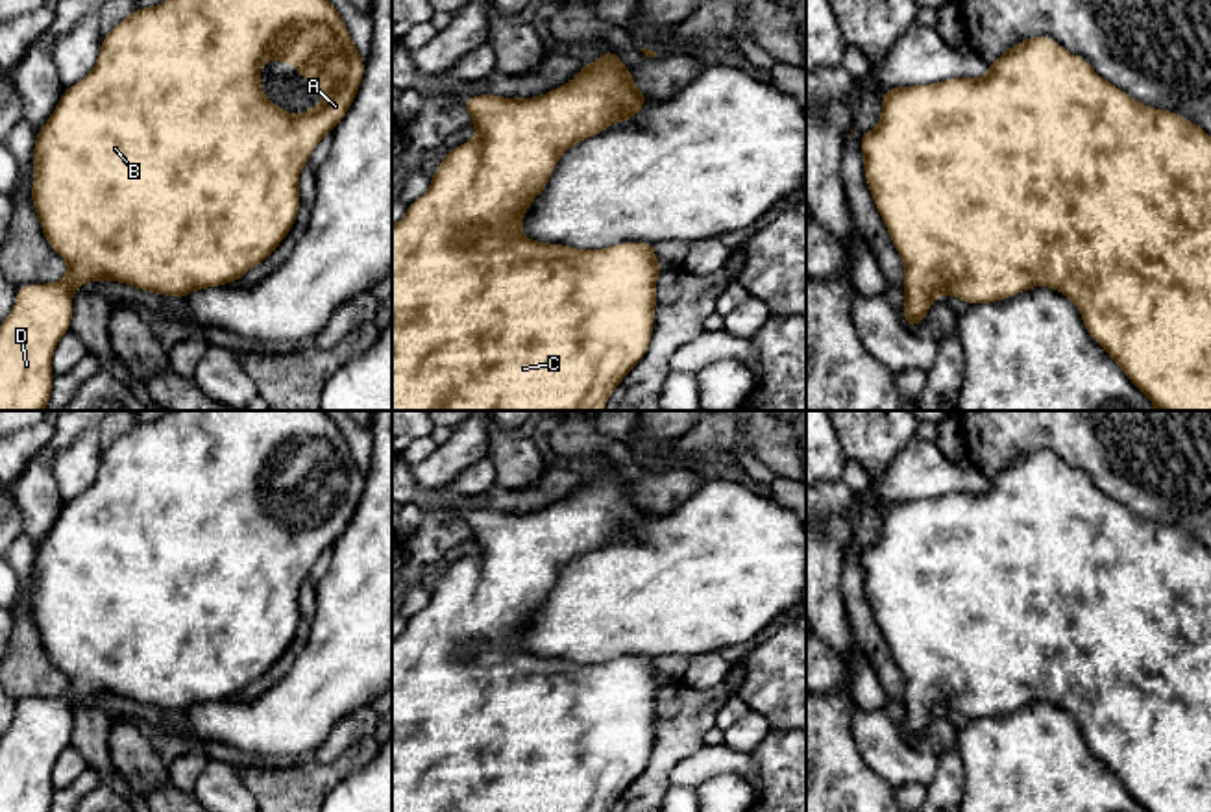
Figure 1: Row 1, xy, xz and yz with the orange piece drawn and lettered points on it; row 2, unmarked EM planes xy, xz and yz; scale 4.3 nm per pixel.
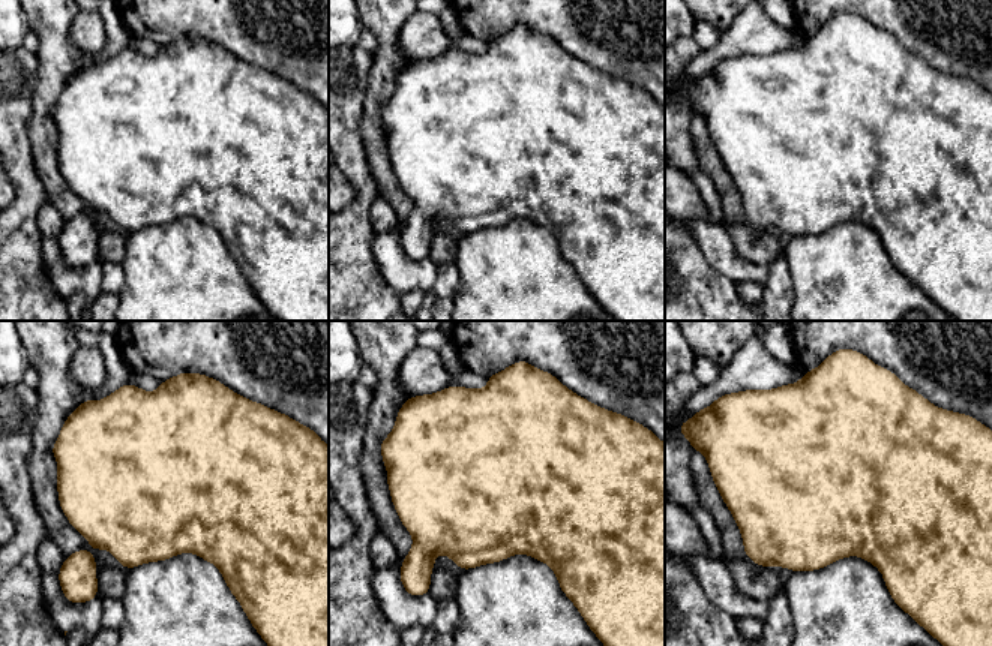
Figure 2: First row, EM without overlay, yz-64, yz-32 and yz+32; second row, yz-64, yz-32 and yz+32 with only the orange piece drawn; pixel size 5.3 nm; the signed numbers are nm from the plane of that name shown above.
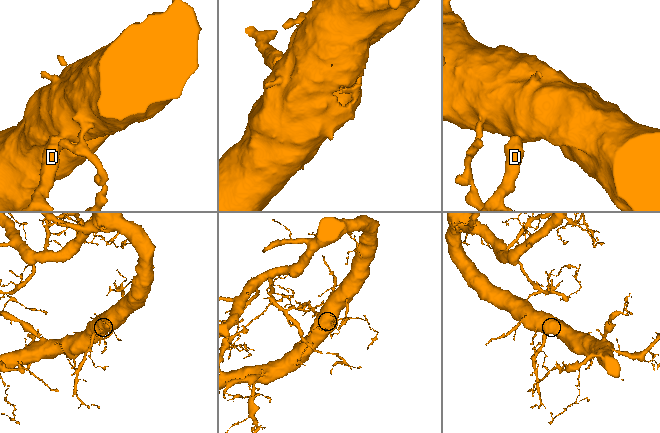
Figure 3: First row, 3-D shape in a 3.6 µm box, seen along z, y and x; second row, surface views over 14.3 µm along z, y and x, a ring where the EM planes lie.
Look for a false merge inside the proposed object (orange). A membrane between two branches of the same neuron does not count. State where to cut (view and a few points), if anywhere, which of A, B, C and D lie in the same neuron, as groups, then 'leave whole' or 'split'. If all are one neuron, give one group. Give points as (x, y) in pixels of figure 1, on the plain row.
no cut | A B C D | leave whole

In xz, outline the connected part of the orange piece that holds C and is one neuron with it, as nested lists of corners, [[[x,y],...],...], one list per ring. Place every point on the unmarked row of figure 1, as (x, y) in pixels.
[[[606,462],[593,477],[582,477],[579,488],[560,501],[532,512],[495,509],[468,511],[460,518],[471,529],[477,551],[455,560],[431,590],[429,605],[407,620],[405,631],[392,640],[392,812],[610,812],[625,790],[647,768],[656,725],[656,694],[662,686],[653,657],[623,657],[603,664],[575,664],[564,658],[536,657],[521,647],[521,636],[532,614],[547,601],[558,573],[577,557],[601,549],[614,536],[627,536],[651,512],[634,499],[619,470]]]

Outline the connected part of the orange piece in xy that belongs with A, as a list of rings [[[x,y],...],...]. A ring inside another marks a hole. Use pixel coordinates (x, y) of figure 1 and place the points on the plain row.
[[[170,411],[157,420],[133,424],[105,448],[94,483],[81,496],[63,505],[59,518],[37,546],[31,568],[31,618],[44,653],[67,675],[67,690],[63,695],[17,701],[11,729],[0,738],[0,812],[50,812],[54,764],[61,751],[70,745],[72,710],[83,697],[118,695],[166,712],[185,712],[207,701],[235,697],[261,679],[292,644],[301,620],[300,586],[309,577],[316,559],[344,533],[362,492],[364,472],[357,464],[342,429],[324,411]],[[264,475],[292,477],[294,485],[303,488],[307,501],[312,505],[325,503],[327,509],[305,527],[287,527],[263,507],[261,481]]]

